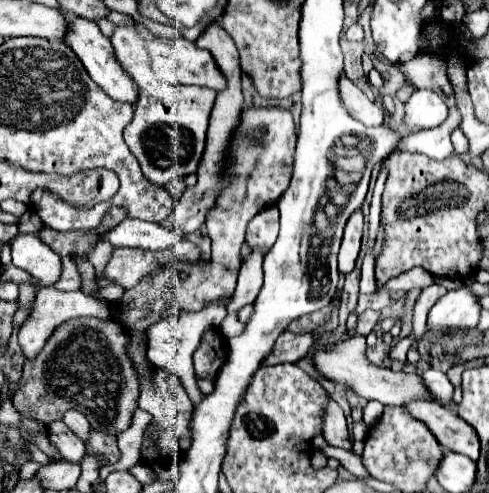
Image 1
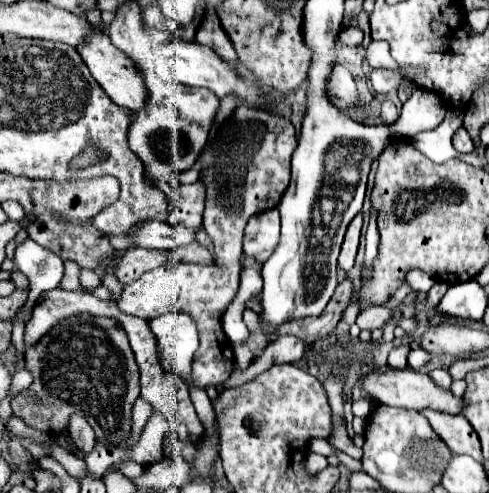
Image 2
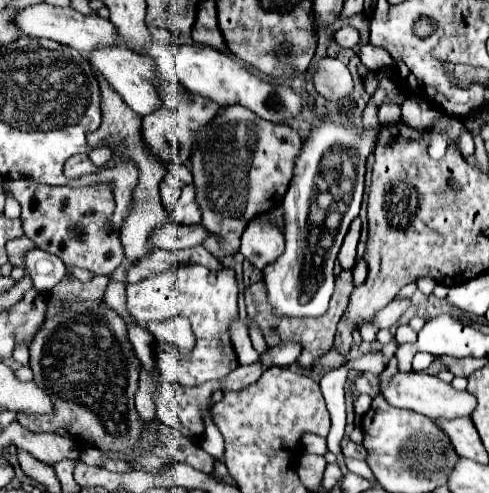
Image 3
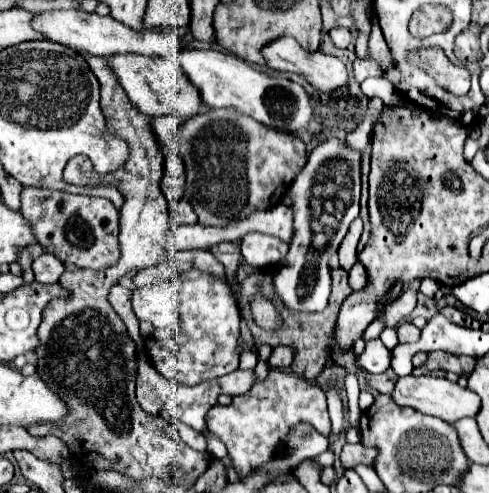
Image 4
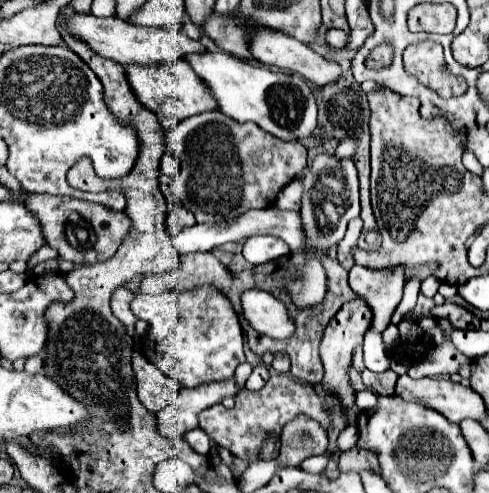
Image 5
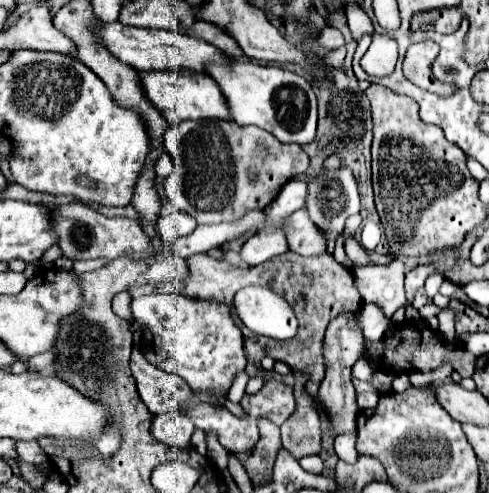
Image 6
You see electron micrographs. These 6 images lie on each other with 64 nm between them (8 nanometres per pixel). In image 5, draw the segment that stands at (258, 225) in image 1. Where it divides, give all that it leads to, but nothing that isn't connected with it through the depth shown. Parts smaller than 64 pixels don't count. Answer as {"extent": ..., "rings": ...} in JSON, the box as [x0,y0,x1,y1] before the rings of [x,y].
{"extent":[244,236,290,266],"rings":[[[250,236],[244,242],[244,258],[253,266],[290,254],[288,244],[274,236]]]}

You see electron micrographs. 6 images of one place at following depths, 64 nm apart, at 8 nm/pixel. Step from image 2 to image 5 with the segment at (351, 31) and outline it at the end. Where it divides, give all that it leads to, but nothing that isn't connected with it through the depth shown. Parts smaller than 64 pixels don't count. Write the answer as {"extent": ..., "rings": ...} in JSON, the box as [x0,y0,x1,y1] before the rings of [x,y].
{"extent":[326,28,348,48],"rings":[[[332,28],[332,30],[328,30],[326,40],[328,40],[328,44],[330,44],[332,48],[346,48],[346,44],[348,44],[348,34],[346,34],[344,30]]]}

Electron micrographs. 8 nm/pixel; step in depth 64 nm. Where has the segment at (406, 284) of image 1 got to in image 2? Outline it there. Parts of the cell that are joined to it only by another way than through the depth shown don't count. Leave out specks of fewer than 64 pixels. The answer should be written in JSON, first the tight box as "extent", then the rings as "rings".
{"extent":[404,270,436,292],"rings":[[[410,270],[404,278],[404,284],[408,284],[414,292],[428,292],[434,282],[436,280],[432,276],[428,276],[424,270]]]}

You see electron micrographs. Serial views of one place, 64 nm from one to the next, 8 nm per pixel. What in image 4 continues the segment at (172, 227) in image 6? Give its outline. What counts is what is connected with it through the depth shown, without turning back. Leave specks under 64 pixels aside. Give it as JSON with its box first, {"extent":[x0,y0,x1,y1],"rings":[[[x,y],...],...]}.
{"extent":[172,198,198,224],"rings":[[[182,198],[182,200],[176,204],[176,208],[174,208],[174,212],[172,212],[172,218],[174,218],[176,224],[196,224],[196,222],[198,222],[198,216],[196,216],[192,204],[188,202],[188,198]]]}

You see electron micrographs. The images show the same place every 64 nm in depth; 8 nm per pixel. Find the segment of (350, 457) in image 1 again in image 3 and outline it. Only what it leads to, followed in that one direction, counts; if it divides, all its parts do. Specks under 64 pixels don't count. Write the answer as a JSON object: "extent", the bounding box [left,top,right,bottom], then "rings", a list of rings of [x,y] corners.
{"extent":[302,434,328,456],"rings":[[[312,434],[304,436],[304,440],[302,440],[302,448],[304,448],[304,452],[310,452],[310,454],[320,454],[320,456],[324,456],[324,454],[328,452],[328,450],[326,450],[326,438],[312,436]]]}

